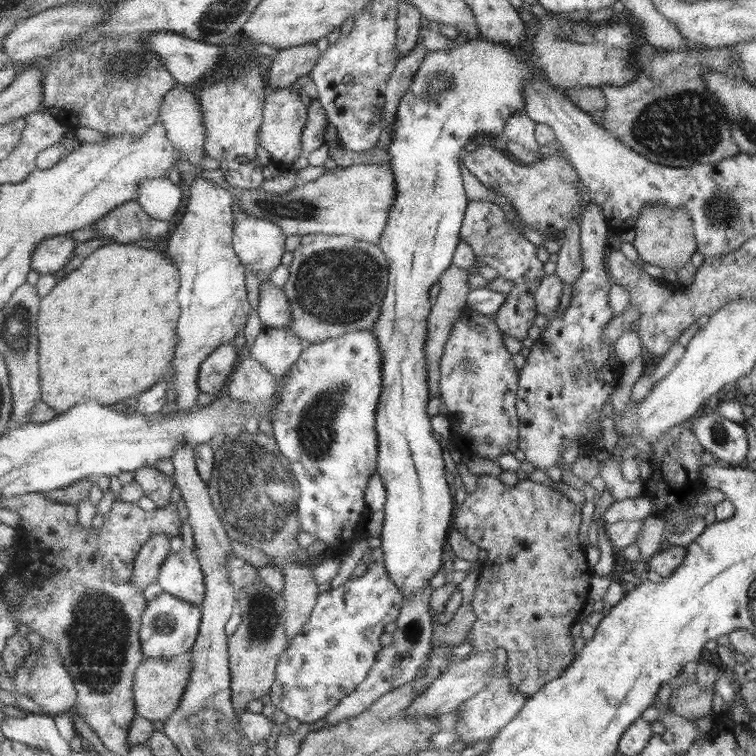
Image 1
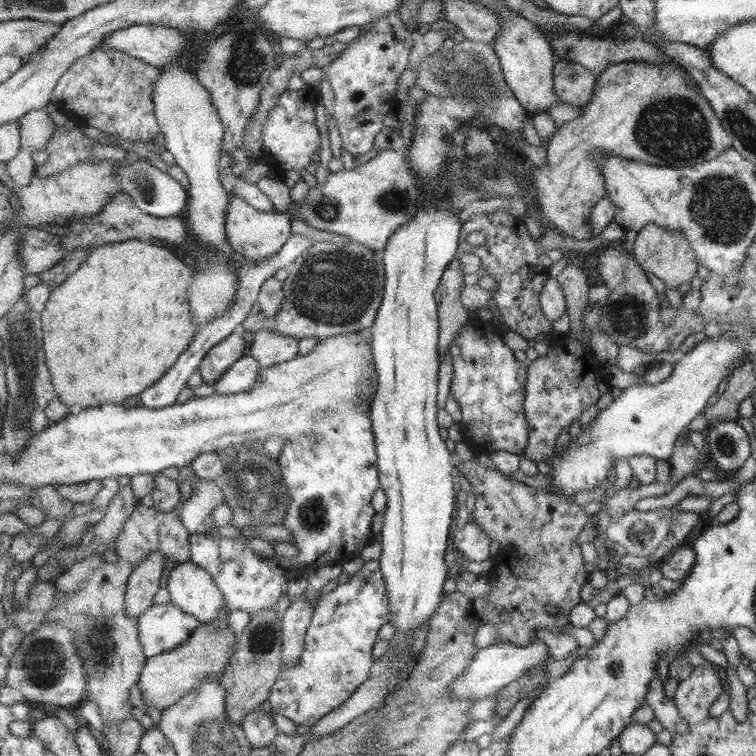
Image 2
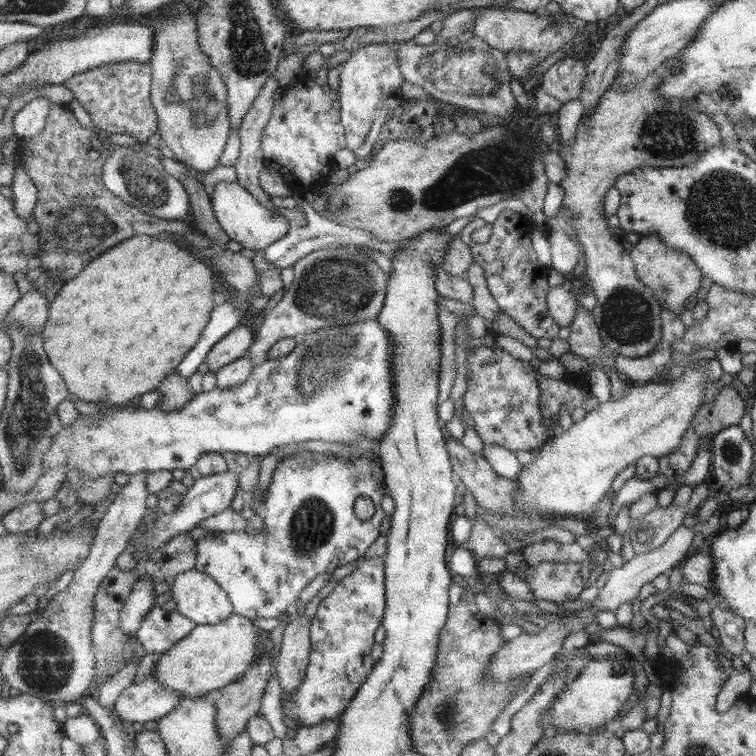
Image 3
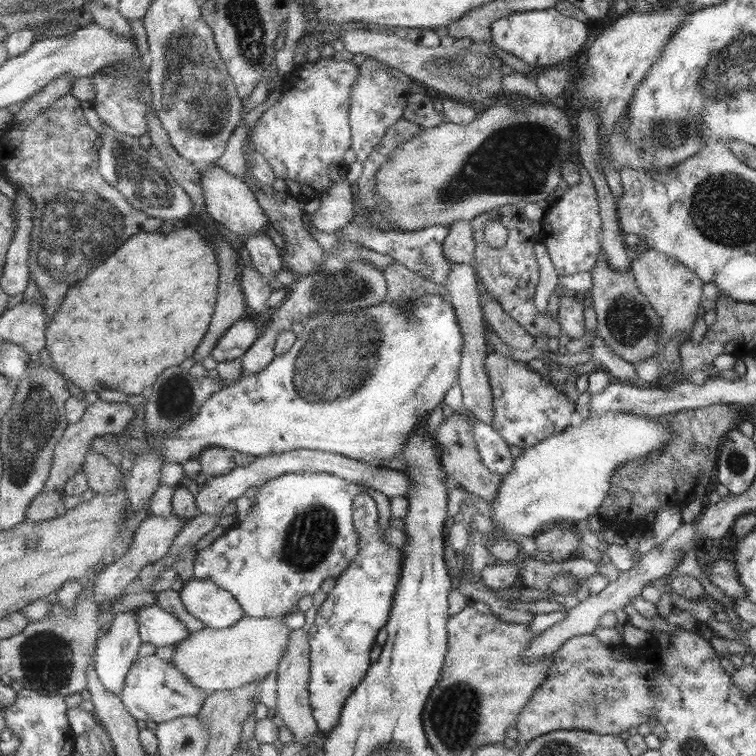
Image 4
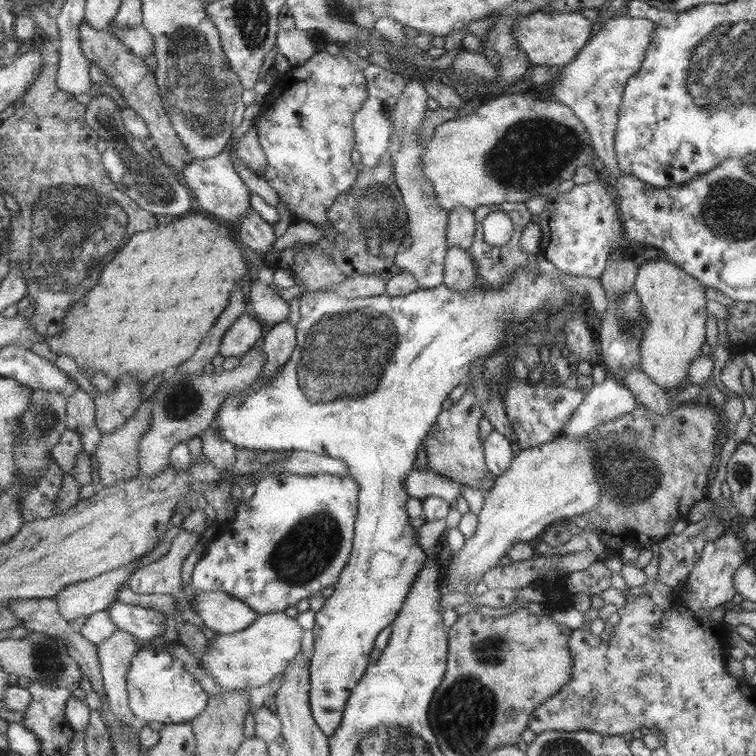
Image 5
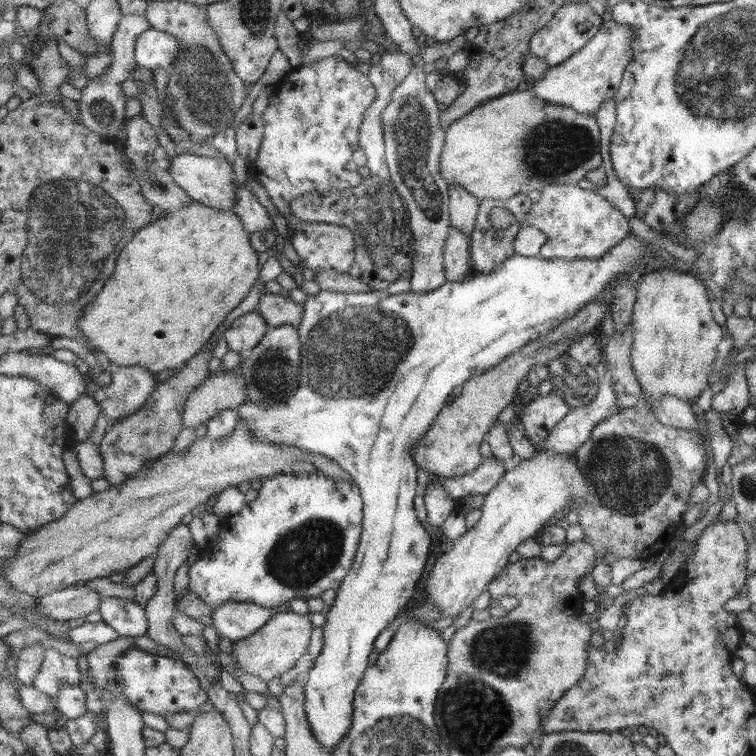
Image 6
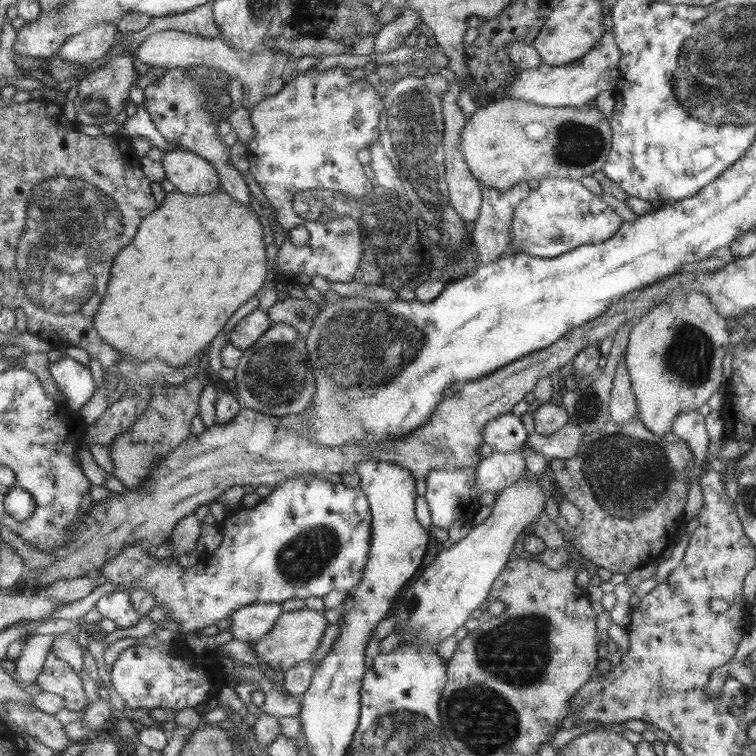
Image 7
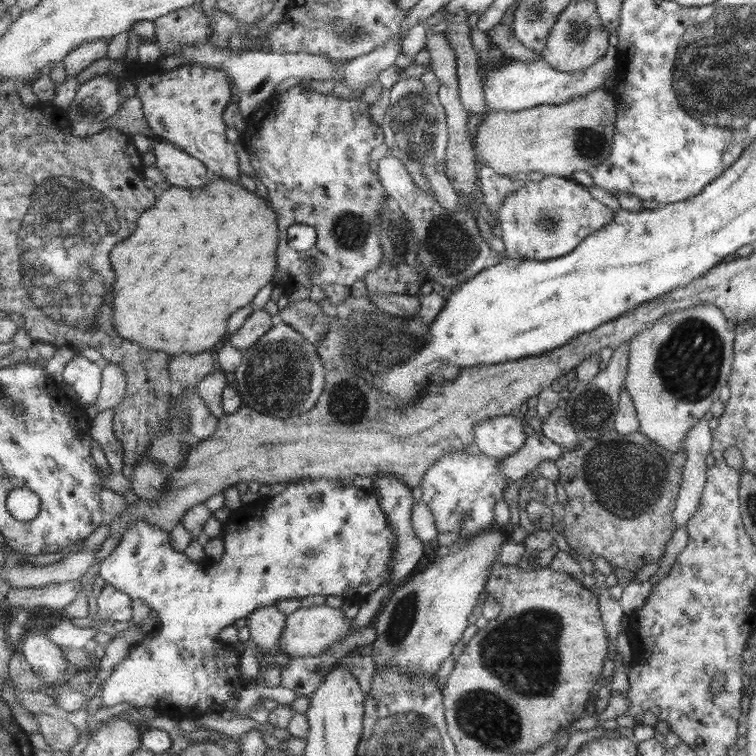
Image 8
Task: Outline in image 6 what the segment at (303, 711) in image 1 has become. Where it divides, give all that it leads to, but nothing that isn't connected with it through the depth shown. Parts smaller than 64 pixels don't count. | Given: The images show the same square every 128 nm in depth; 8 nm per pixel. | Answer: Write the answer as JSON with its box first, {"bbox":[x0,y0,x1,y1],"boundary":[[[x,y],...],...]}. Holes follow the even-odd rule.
{"bbox":[237,232,665,754],"boundary":[[[629,232],[615,247],[603,254],[601,259],[575,259],[573,261],[560,259],[546,260],[539,256],[527,257],[513,254],[503,262],[503,265],[489,274],[477,274],[464,282],[448,281],[441,288],[437,288],[435,292],[427,292],[427,294],[405,292],[405,294],[391,295],[383,290],[347,294],[321,290],[316,296],[308,296],[308,299],[304,303],[305,316],[303,316],[301,328],[298,329],[301,334],[300,339],[302,340],[302,363],[300,364],[298,380],[299,386],[301,388],[307,388],[307,390],[301,390],[299,392],[298,388],[293,396],[289,396],[287,400],[283,400],[279,404],[253,404],[253,402],[246,401],[237,409],[239,411],[240,421],[241,419],[246,420],[246,424],[250,426],[250,429],[259,440],[275,444],[289,444],[289,446],[297,446],[297,448],[303,448],[303,450],[308,450],[309,452],[319,452],[319,455],[329,456],[331,460],[335,458],[335,462],[353,478],[360,486],[360,491],[362,492],[364,500],[362,540],[355,557],[355,562],[352,564],[350,574],[343,579],[341,586],[338,588],[338,596],[335,602],[329,608],[325,609],[326,622],[322,628],[324,634],[323,647],[318,657],[314,660],[309,673],[304,677],[306,713],[311,723],[311,730],[313,730],[315,738],[331,754],[337,748],[337,744],[341,744],[345,736],[349,736],[349,732],[353,728],[354,700],[359,685],[362,683],[363,677],[366,674],[366,670],[369,668],[371,654],[375,650],[375,640],[379,638],[379,634],[389,624],[392,624],[398,618],[403,610],[408,608],[411,598],[417,594],[416,582],[419,582],[423,578],[423,574],[427,570],[427,560],[429,560],[429,552],[431,552],[431,546],[433,546],[433,540],[435,538],[425,530],[425,526],[421,526],[421,520],[417,518],[417,512],[415,512],[417,470],[419,470],[419,467],[412,456],[412,452],[418,446],[418,442],[433,426],[435,420],[438,419],[440,412],[446,407],[446,404],[450,402],[451,391],[453,388],[457,388],[457,386],[464,386],[472,376],[496,367],[512,352],[518,351],[521,347],[528,345],[533,340],[537,340],[537,338],[543,338],[551,328],[555,328],[563,320],[575,316],[579,312],[579,308],[587,306],[597,296],[609,291],[613,286],[613,282],[617,278],[623,277],[623,272],[629,272],[637,268],[644,257],[659,258],[661,255],[665,257],[664,252],[661,252],[658,246],[647,245],[647,243]]]}

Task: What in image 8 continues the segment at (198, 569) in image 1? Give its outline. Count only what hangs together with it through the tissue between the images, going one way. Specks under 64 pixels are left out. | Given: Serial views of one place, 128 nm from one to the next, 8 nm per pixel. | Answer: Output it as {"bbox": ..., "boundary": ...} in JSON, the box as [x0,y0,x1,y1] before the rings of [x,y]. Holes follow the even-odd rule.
{"bbox":[246,605,286,653],"boundary":[[[275,605],[256,608],[246,617],[250,638],[272,653],[279,651],[281,635],[286,625],[286,614]]]}

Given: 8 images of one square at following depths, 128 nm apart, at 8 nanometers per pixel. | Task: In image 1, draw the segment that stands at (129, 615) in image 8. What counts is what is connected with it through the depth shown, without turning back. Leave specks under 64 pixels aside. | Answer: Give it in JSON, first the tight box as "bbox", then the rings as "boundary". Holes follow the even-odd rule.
{"bbox":[140,591,202,658],"boundary":[[[165,591],[147,603],[140,628],[143,654],[147,658],[172,658],[192,650],[202,626],[201,608]]]}

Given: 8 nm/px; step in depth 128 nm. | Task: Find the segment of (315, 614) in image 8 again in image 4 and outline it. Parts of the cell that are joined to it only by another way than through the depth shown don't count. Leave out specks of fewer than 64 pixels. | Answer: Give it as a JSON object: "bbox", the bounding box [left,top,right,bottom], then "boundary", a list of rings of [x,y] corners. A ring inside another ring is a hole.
{"bbox":[172,615,292,693],"boundary":[[[245,615],[229,628],[204,626],[177,645],[172,662],[197,688],[210,693],[251,683],[261,684],[270,672],[278,670],[281,659],[287,654],[292,630],[283,623],[284,617],[253,618]]]}

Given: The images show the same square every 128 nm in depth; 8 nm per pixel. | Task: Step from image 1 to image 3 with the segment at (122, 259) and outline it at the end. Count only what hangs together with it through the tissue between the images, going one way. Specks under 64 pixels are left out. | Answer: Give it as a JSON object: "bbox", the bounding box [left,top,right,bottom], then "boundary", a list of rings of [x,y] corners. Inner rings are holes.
{"bbox":[42,235,219,409],"boundary":[[[131,235],[123,242],[116,244],[110,251],[99,256],[99,260],[91,262],[85,270],[80,272],[77,278],[64,283],[63,288],[50,305],[50,316],[42,337],[44,339],[44,349],[53,366],[65,379],[71,396],[75,395],[82,401],[101,404],[110,409],[118,408],[125,405],[125,403],[128,404],[129,400],[135,398],[135,396],[141,397],[143,394],[159,390],[159,387],[163,385],[163,381],[180,366],[189,351],[199,342],[205,328],[210,323],[211,314],[215,310],[214,306],[219,303],[219,297],[215,293],[217,285],[219,285],[219,279],[216,272],[213,274],[213,270],[207,264],[203,264],[203,260],[195,258],[195,253],[189,249],[184,239],[159,240],[149,235]]]}

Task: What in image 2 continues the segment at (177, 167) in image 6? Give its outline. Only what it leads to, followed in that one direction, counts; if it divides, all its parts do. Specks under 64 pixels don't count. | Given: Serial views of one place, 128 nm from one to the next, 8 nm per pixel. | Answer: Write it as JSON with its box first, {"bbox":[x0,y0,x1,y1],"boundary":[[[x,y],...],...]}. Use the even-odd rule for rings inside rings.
{"bbox":[226,193,293,264],"boundary":[[[230,193],[230,199],[226,231],[232,249],[241,254],[244,259],[253,259],[255,264],[263,259],[271,259],[279,253],[293,235],[289,213],[257,210],[247,204],[243,198],[232,193]]]}

